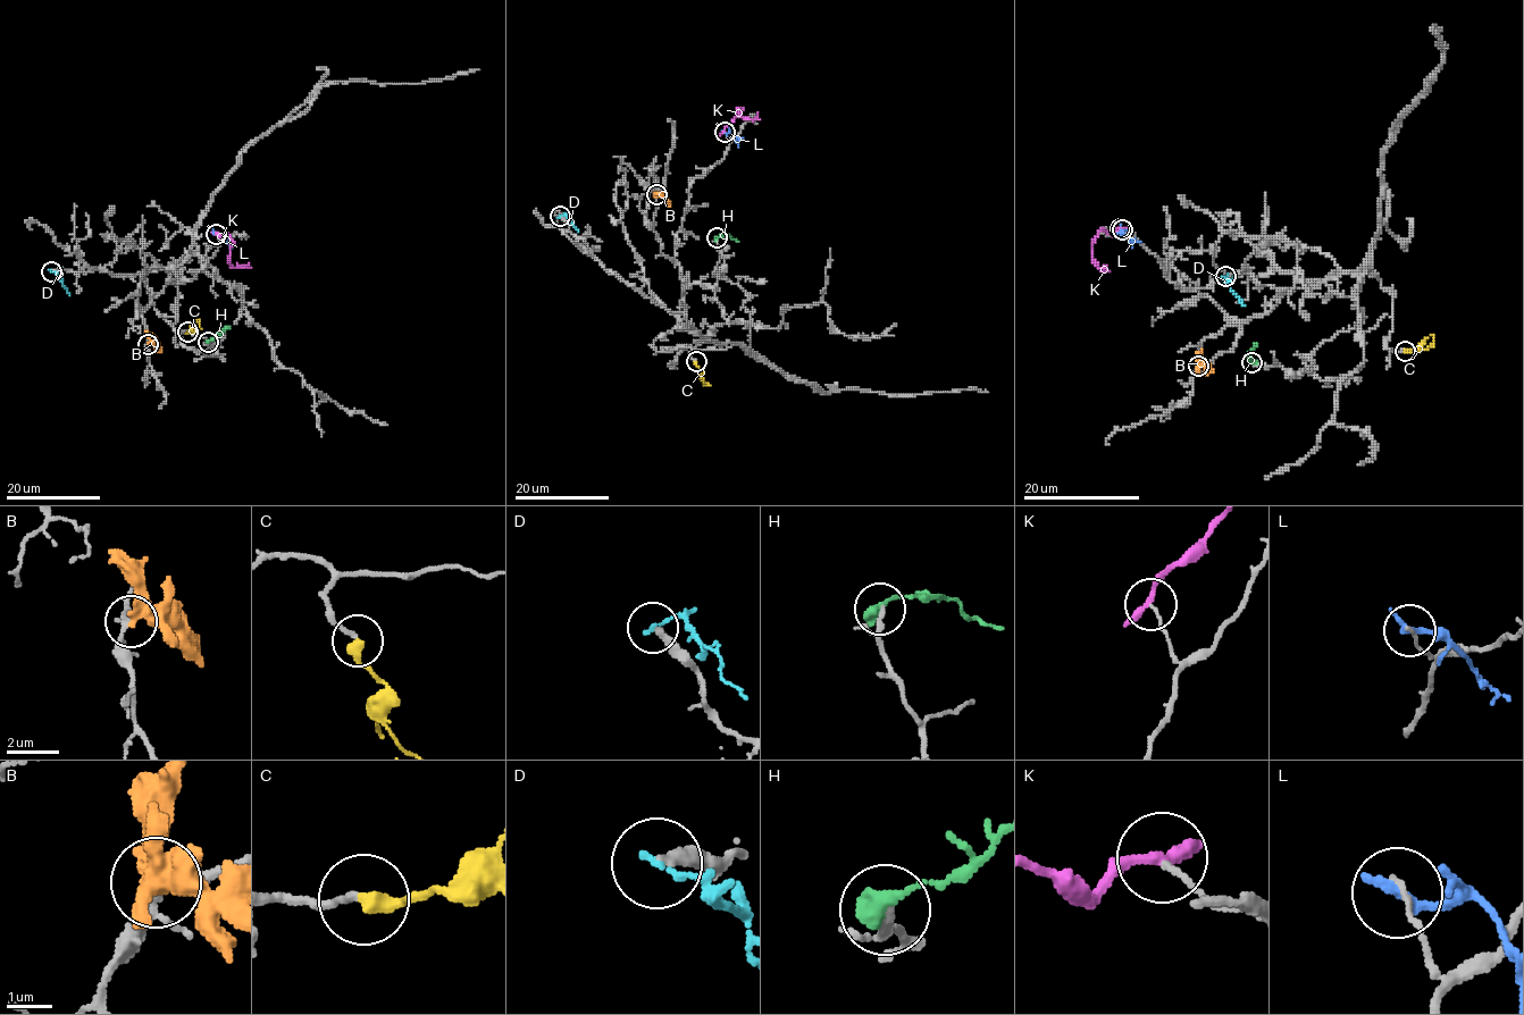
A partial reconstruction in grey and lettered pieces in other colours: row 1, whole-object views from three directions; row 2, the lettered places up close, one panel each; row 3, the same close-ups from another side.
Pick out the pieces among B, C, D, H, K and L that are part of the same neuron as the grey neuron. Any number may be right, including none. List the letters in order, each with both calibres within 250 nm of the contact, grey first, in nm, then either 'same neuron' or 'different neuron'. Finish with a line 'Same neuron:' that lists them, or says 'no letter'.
B: 170/340 nm | different neuron
C: 150/400 nm | same neuron
D: 240/140 nm | different neuron
H: 180/480 nm | different neuron
K: 110/240 nm | different neuron
L: 120/280 nm | different neuron
Same neuron: C

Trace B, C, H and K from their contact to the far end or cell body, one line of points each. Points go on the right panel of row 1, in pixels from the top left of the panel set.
B: (1198, 366), (1205, 366), (1213, 372)
C: (1405, 351), (1431, 344), (1433, 336), (1431, 335)
H: (1252, 362), (1248, 354), (1256, 344)
K: (1120, 228), (1111, 233), (1099, 231), (1094, 241), (1093, 261), (1105, 270), (1098, 268)

